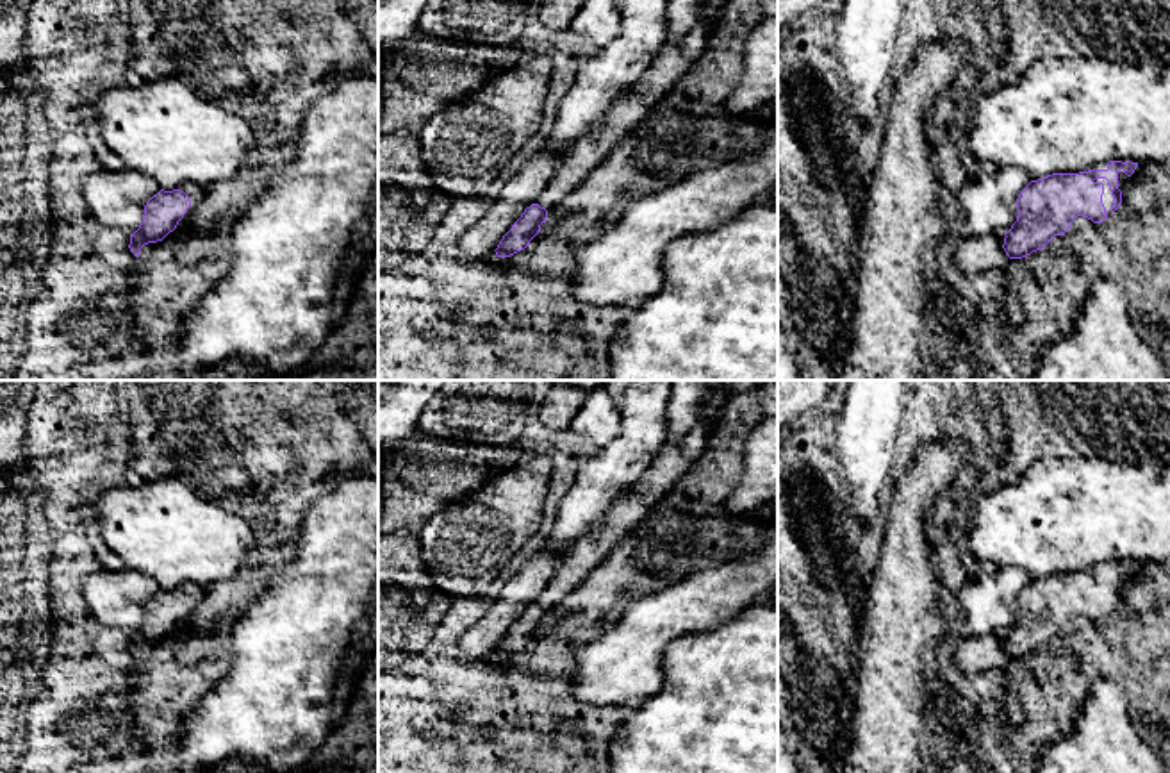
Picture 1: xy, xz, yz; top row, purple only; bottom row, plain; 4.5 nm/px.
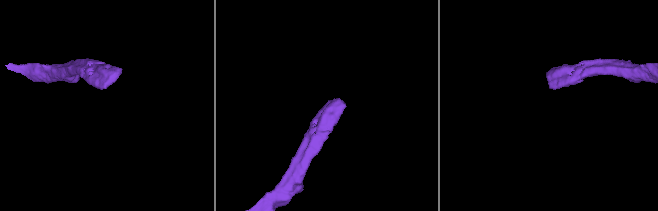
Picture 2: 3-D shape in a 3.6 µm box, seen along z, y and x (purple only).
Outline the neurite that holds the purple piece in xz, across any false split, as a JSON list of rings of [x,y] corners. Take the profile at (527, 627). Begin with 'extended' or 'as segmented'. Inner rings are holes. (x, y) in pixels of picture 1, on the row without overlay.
extended; [[[701,420],[687,436],[665,441],[644,475],[608,509],[592,534],[580,539],[562,557],[539,600],[503,636],[498,657],[524,650],[546,623],[548,611],[567,598],[587,575],[599,568],[612,550],[669,495],[692,468],[708,443],[713,420]]]

